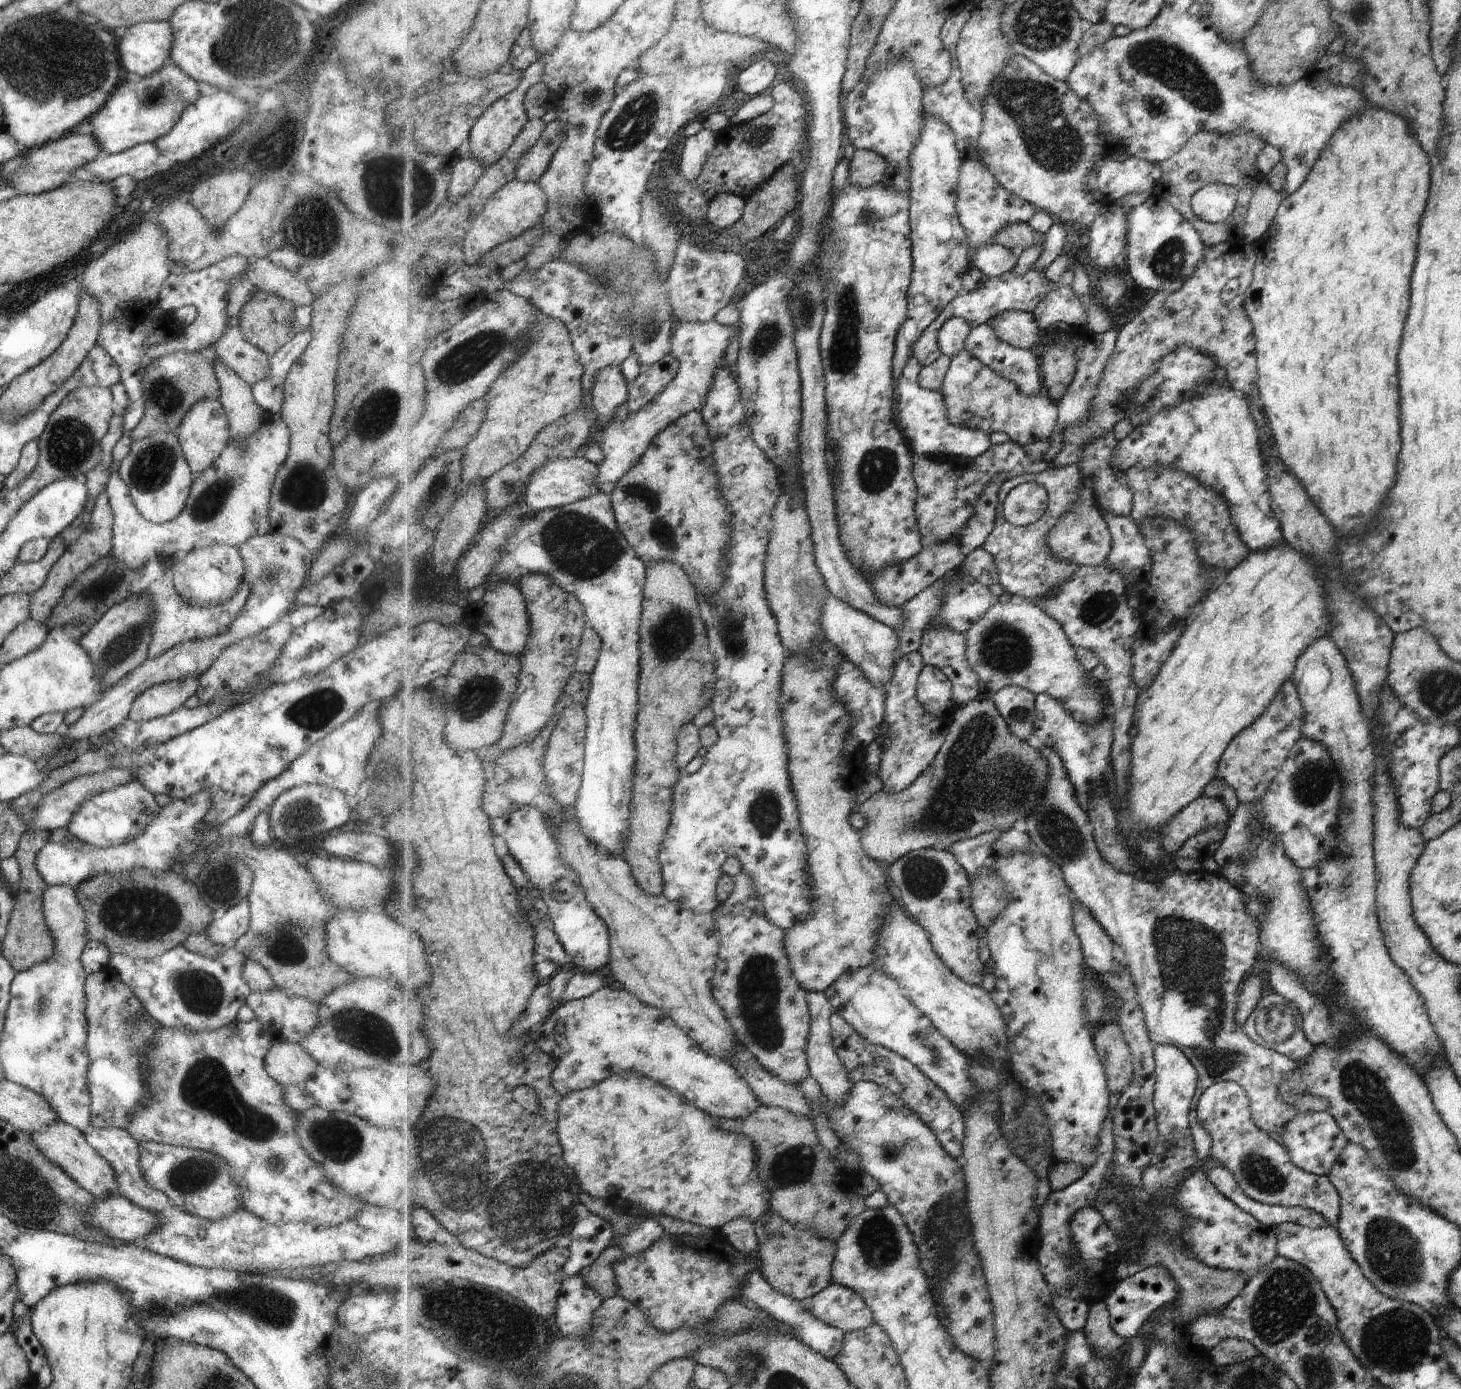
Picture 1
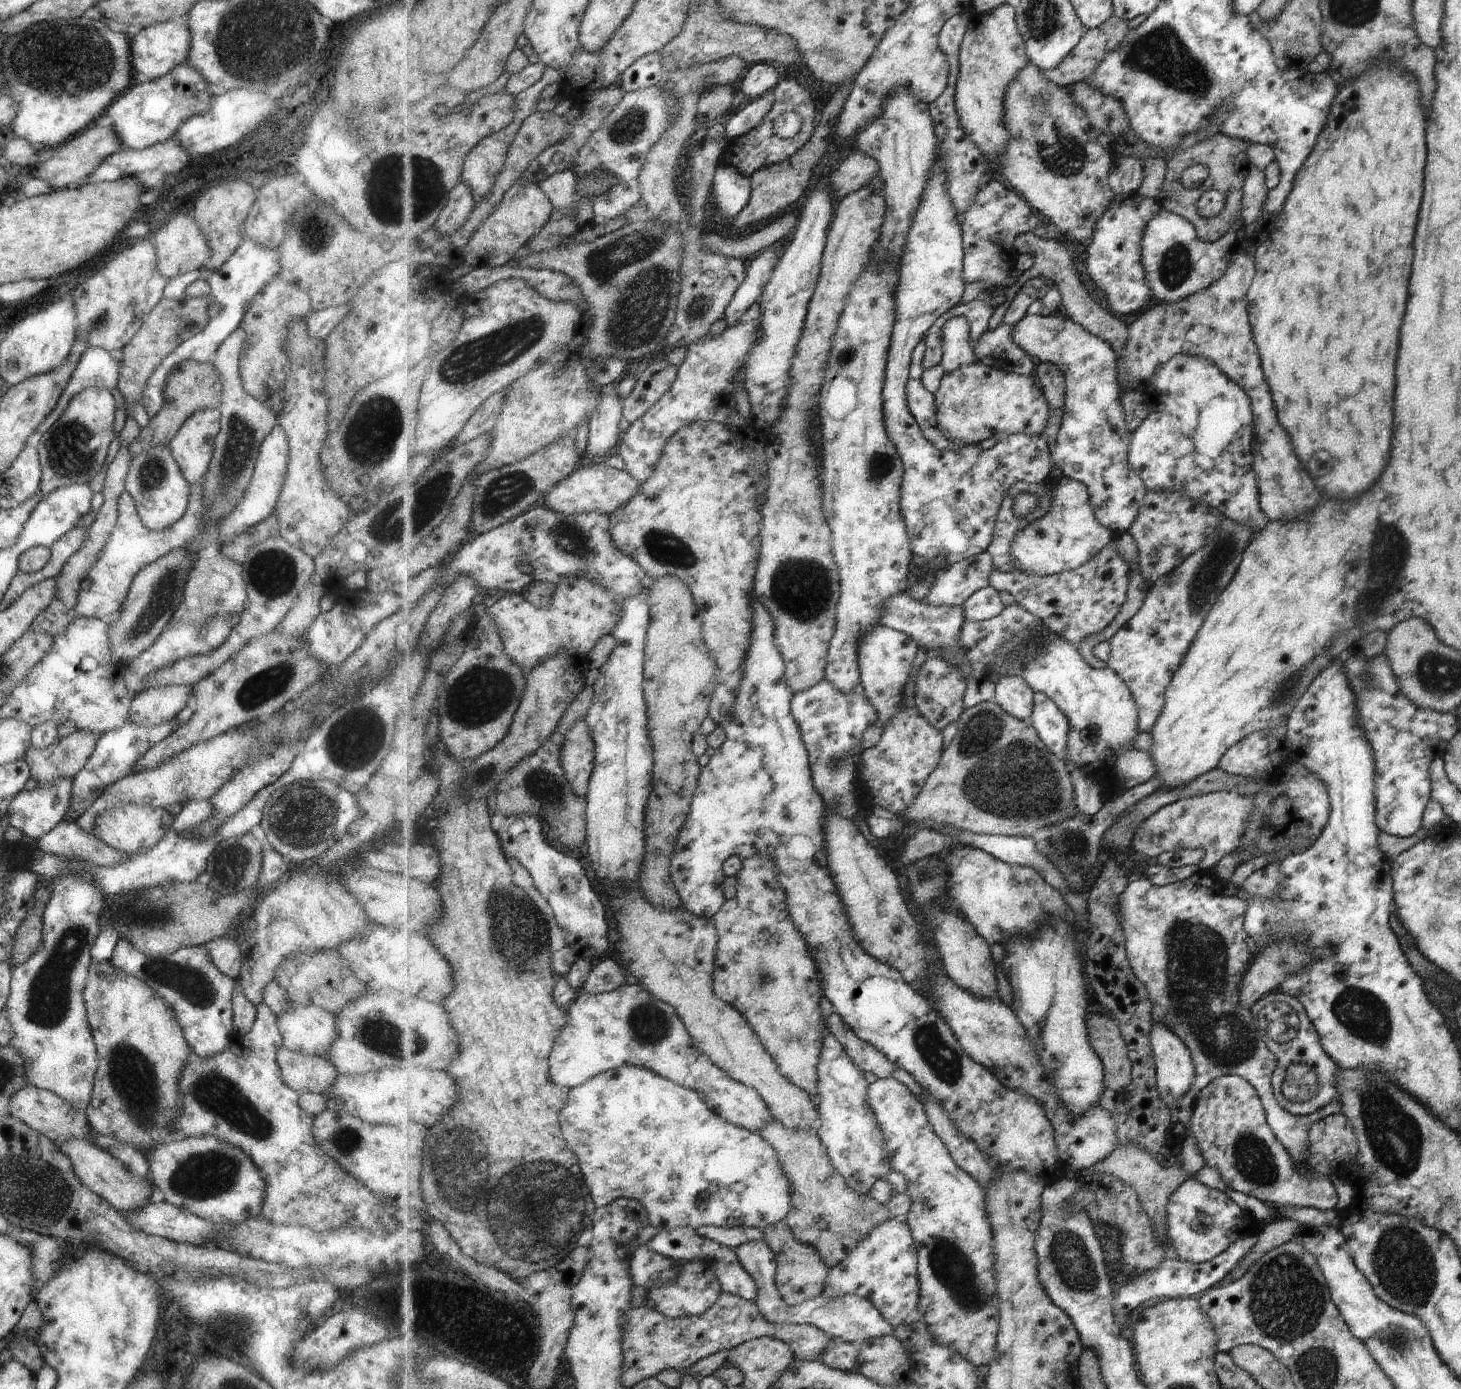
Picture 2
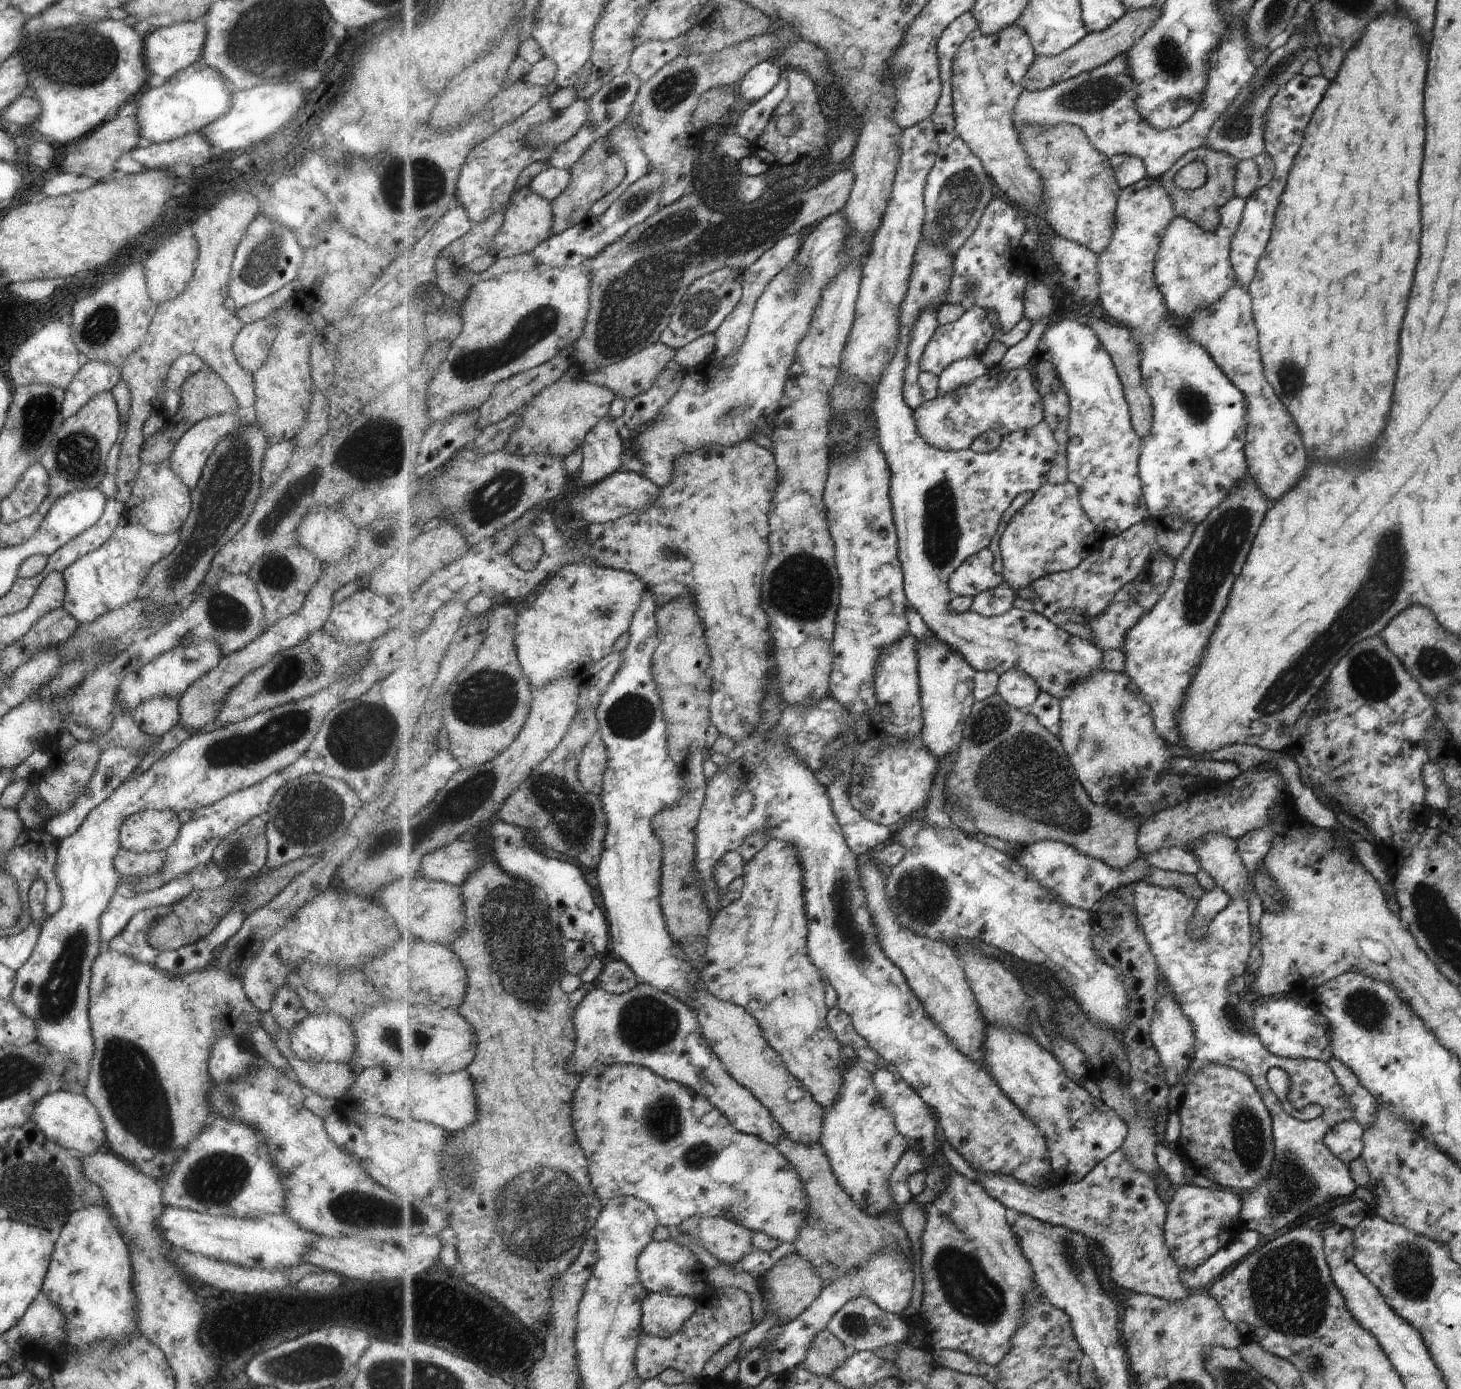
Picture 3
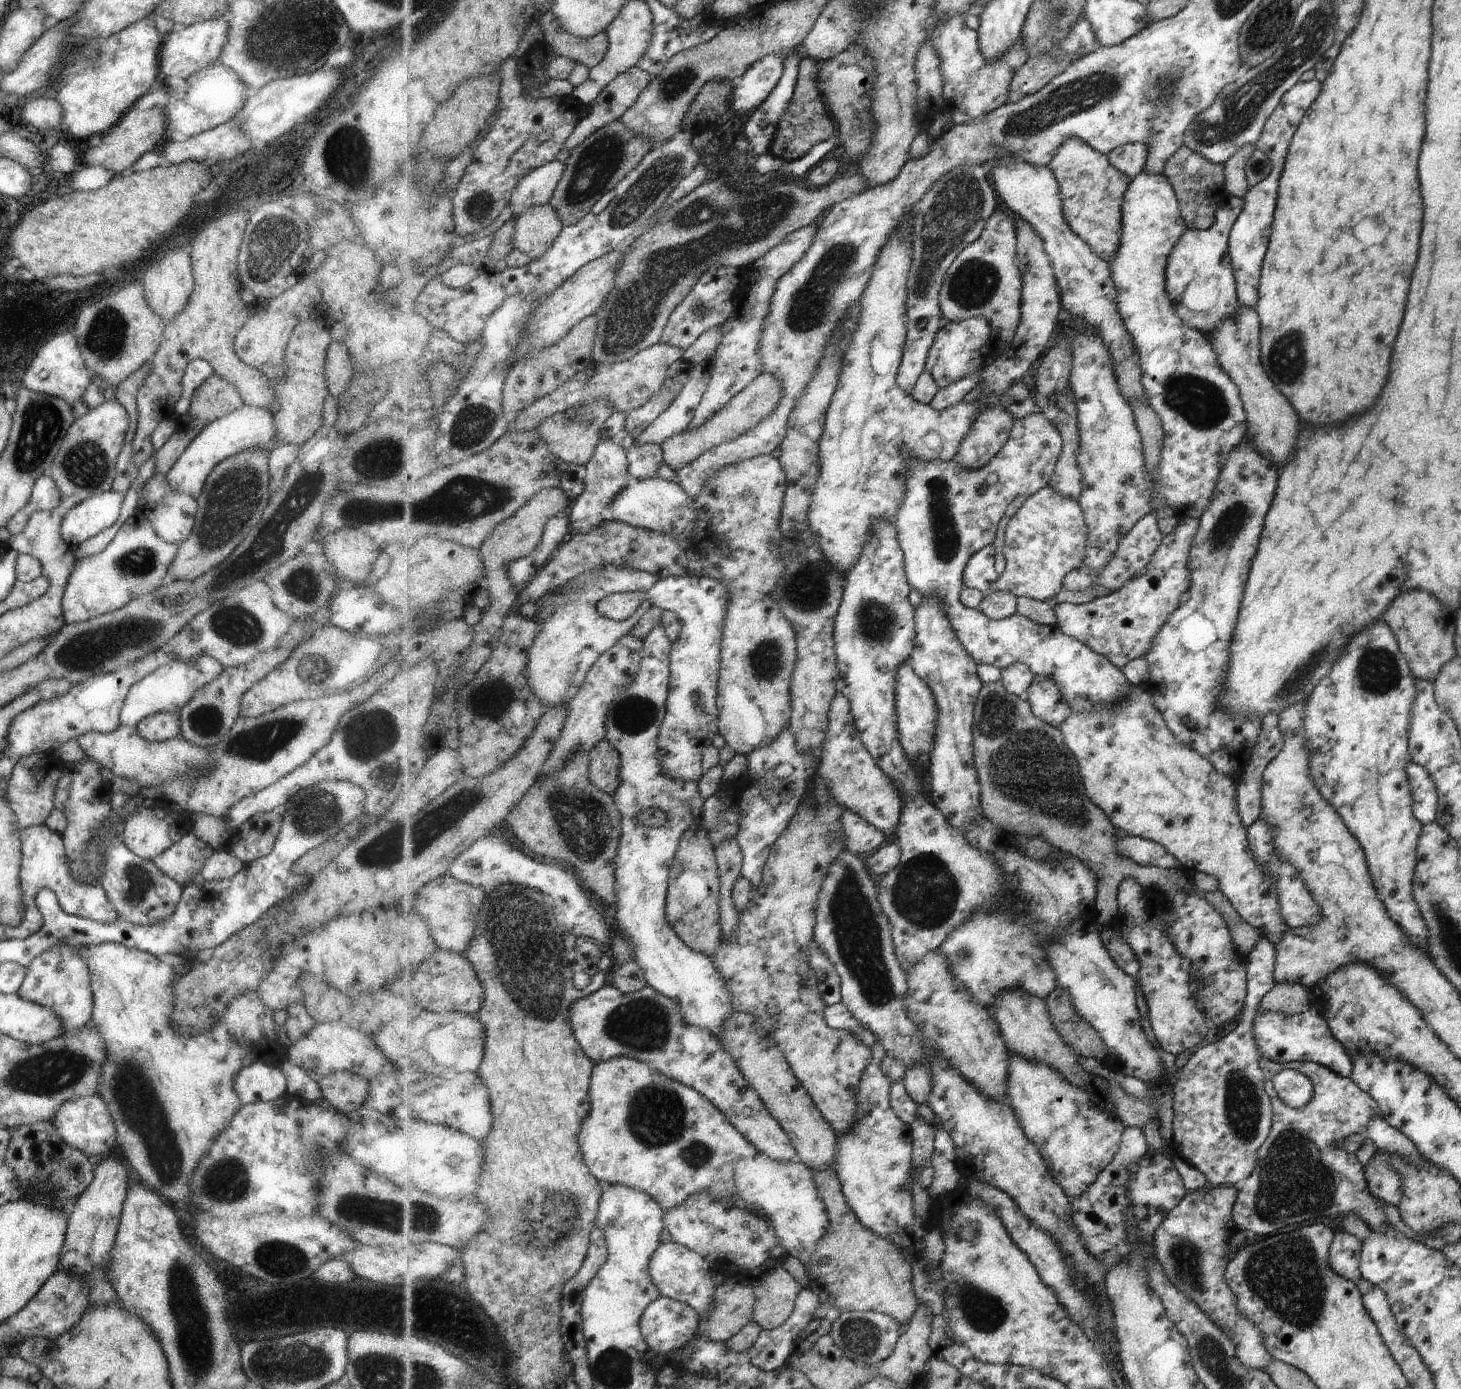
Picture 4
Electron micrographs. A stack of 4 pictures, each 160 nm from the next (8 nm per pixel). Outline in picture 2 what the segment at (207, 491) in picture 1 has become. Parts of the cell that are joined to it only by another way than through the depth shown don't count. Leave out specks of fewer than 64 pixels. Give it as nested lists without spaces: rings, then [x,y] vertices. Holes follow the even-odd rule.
[[[276,422],[260,444],[246,493],[241,500],[238,500],[234,509],[215,525],[205,525],[202,520],[202,478],[190,486],[190,499],[183,516],[167,528],[158,531],[145,528],[141,524],[133,506],[133,499],[124,490],[118,496],[118,515],[104,547],[98,552],[93,564],[86,570],[85,576],[79,583],[76,603],[73,607],[77,616],[100,619],[106,614],[119,610],[137,572],[170,550],[187,547],[192,552],[199,552],[211,544],[219,545],[220,550],[237,533],[252,524],[259,523],[274,510],[275,501],[285,478],[287,463],[288,442],[284,430]]]

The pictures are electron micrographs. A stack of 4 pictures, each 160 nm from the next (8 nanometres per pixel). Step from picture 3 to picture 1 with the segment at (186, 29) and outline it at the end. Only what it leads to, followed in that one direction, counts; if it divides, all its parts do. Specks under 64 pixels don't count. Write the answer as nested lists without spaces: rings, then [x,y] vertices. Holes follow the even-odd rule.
[[[145,21],[127,27],[123,36],[117,38],[122,72],[134,72],[144,77],[159,70],[169,62],[172,40],[172,32],[167,21]]]

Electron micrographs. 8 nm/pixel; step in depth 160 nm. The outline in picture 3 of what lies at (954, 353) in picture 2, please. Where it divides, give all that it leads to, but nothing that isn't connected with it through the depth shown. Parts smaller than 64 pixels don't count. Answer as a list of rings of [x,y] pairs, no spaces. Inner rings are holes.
[[[970,357],[957,360],[945,368],[940,375],[939,393],[947,394],[957,388],[968,386],[973,380],[985,376],[989,369],[985,367],[981,358]]]

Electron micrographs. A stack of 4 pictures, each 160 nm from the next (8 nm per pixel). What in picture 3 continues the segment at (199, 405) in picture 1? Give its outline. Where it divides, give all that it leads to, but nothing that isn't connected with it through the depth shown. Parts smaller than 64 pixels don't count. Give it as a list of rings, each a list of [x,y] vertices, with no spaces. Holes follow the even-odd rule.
[[[235,413],[210,415],[195,422],[195,424],[193,424],[189,430],[185,430],[181,438],[173,444],[171,455],[167,458],[168,467],[187,489],[193,489],[199,481],[203,466],[209,454],[211,454],[211,450],[215,448],[215,444],[217,444],[219,440],[223,440],[229,432],[233,432],[233,430],[242,423],[243,419]]]

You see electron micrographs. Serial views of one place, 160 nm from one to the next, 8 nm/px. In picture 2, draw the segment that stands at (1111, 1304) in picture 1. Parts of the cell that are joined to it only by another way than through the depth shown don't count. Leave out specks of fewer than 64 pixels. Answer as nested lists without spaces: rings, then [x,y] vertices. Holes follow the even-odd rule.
[[[1249,1235],[1241,1240],[1236,1240],[1230,1244],[1223,1252],[1214,1256],[1211,1260],[1202,1263],[1192,1263],[1189,1261],[1182,1261],[1181,1259],[1167,1259],[1161,1266],[1153,1272],[1142,1273],[1139,1277],[1128,1278],[1119,1287],[1118,1292],[1118,1315],[1117,1322],[1124,1325],[1131,1310],[1135,1310],[1137,1306],[1141,1306],[1143,1302],[1147,1302],[1149,1298],[1189,1298],[1195,1296],[1197,1292],[1203,1292],[1213,1284],[1217,1284],[1220,1280],[1225,1278],[1225,1274],[1230,1272],[1231,1267],[1243,1258],[1249,1252],[1254,1244],[1257,1242],[1256,1235]]]

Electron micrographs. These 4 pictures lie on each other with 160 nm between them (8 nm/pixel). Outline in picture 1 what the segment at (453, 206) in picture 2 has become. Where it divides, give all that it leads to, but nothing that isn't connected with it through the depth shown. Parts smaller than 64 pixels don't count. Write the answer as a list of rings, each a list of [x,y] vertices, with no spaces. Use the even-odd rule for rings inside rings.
[[[460,156],[453,162],[452,181],[448,190],[451,202],[459,202],[476,187],[485,167],[479,161]]]

